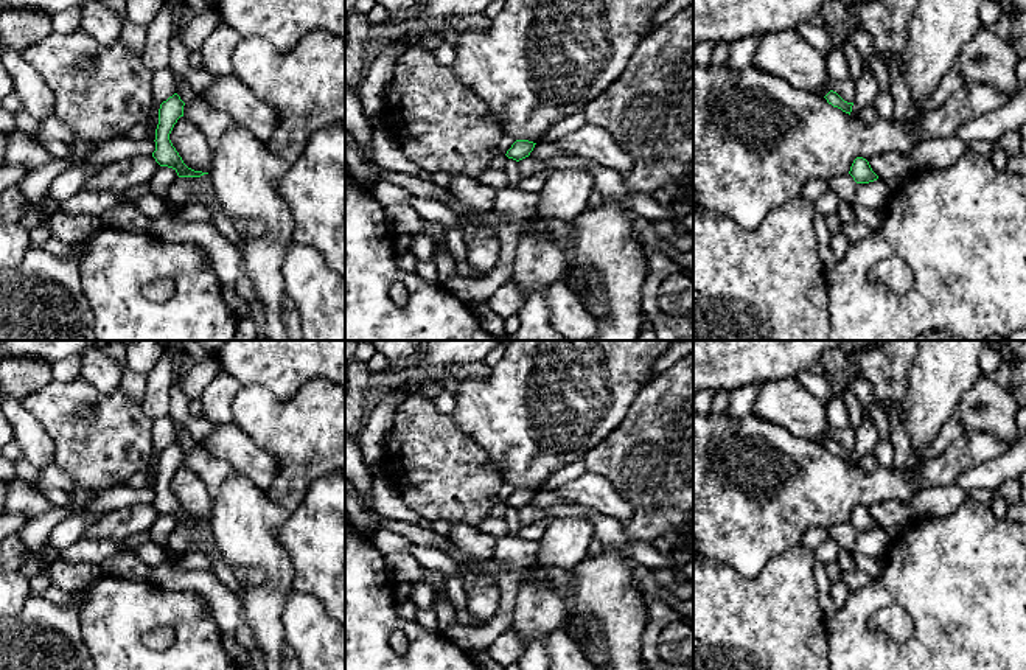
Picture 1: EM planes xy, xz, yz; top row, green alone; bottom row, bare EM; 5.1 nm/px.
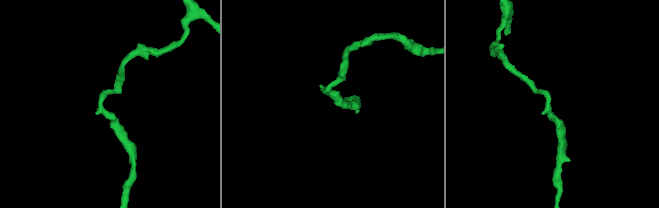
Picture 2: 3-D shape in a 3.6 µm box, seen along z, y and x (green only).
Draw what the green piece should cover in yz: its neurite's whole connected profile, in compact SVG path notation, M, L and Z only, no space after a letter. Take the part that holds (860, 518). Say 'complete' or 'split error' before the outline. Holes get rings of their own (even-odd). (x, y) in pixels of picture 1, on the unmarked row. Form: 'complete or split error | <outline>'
complete | M857 505L853 508L849 522L857 532L869 532L878 527L878 524L872 519L869 510L863 505Z

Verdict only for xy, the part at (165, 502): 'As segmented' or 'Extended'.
As segmented

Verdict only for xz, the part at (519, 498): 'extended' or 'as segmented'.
as segmented

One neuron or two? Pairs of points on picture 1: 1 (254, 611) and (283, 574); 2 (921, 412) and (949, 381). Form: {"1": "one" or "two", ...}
{"1": "one", "2": "one"}

